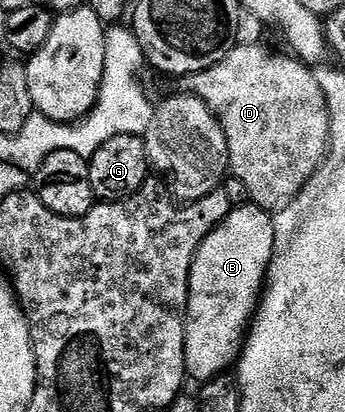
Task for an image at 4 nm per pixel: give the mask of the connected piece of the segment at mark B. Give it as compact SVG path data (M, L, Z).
M251 202L231 210L233 212L225 220L223 217L201 240L192 259L188 315L184 318L184 367L196 382L213 380L239 361L272 261L273 213Z

